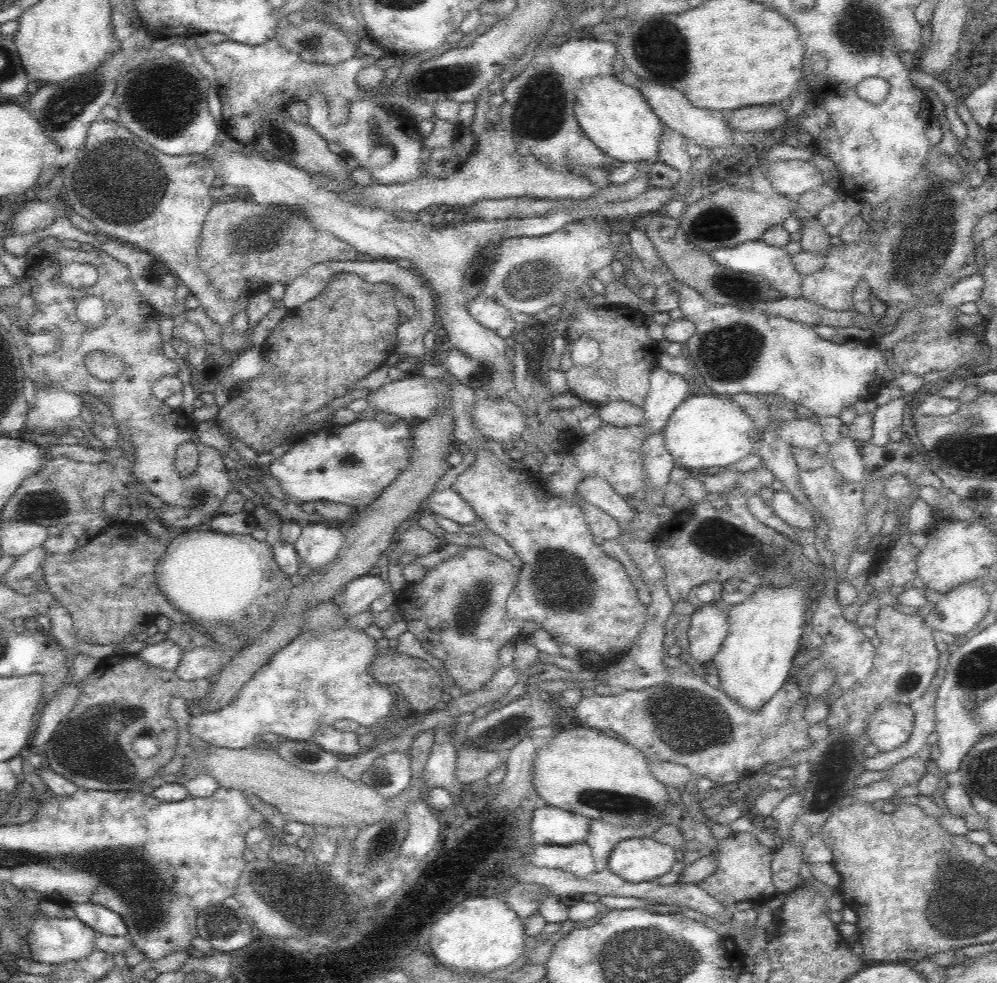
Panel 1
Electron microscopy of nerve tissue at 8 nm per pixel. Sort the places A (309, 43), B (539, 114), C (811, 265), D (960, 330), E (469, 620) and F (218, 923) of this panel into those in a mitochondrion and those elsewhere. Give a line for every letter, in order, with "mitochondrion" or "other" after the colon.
A: other
B: mitochondrion
C: other
D: other
E: mitochondrion
F: mitochondrion

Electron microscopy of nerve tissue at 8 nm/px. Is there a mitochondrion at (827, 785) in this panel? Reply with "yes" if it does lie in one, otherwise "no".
no

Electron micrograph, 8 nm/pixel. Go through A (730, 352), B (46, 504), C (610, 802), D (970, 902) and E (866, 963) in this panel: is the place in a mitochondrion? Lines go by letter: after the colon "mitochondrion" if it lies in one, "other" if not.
A: mitochondrion
B: mitochondrion
C: mitochondrion
D: mitochondrion
E: other

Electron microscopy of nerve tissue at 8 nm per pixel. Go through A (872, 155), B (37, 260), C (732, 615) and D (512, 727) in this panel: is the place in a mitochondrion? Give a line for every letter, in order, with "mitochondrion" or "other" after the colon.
A: other
B: other
C: other
D: other

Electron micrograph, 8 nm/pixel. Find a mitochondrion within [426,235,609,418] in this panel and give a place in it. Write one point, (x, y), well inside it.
(528, 280)

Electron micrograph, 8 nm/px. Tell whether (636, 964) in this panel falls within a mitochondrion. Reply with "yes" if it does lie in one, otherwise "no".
yes

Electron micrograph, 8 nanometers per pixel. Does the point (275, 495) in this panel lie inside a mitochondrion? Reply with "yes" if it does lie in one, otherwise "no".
no

